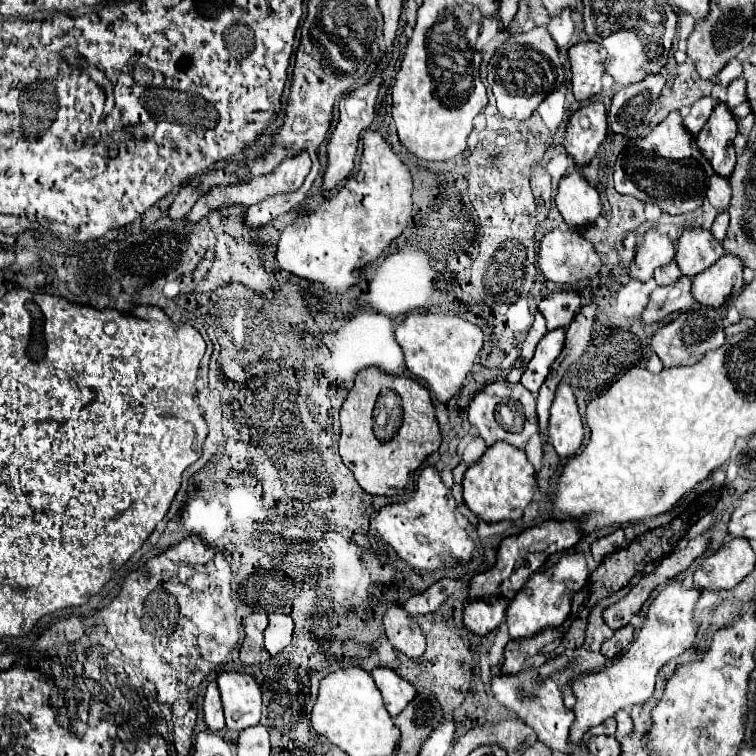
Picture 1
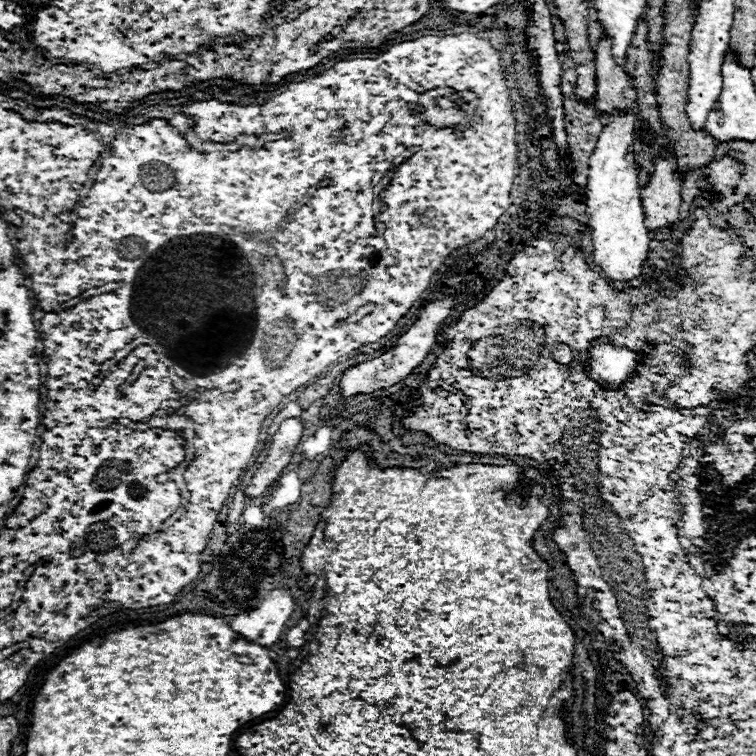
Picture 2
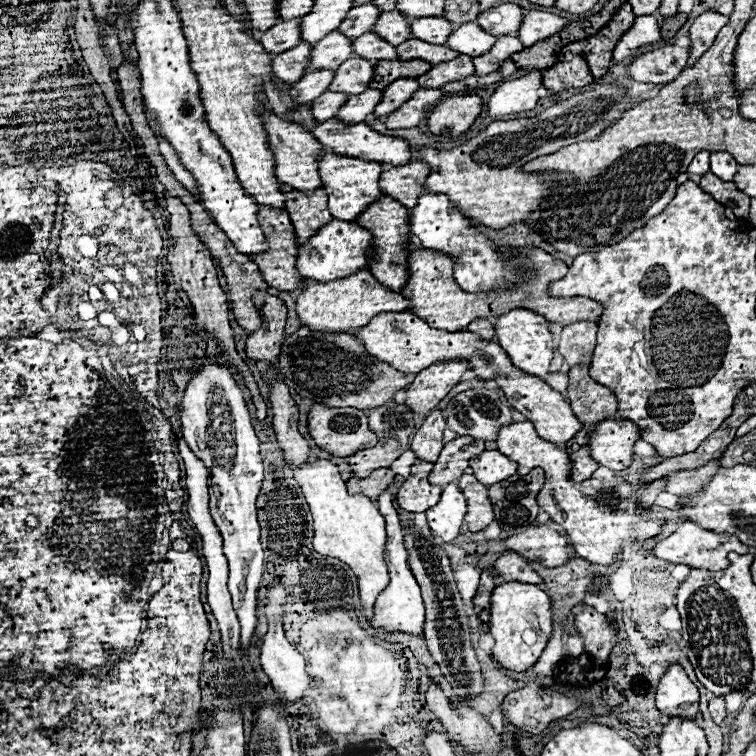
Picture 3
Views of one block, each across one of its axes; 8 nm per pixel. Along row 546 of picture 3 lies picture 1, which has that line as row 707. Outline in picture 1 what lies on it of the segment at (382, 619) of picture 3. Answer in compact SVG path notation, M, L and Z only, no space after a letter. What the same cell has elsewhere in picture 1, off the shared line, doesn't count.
M374 668L372 678L374 678L378 690L382 692L386 710L390 712L392 718L396 718L398 712L404 710L406 704L410 704L412 698L416 696L414 686L410 682L406 682L404 678L400 678L390 668Z

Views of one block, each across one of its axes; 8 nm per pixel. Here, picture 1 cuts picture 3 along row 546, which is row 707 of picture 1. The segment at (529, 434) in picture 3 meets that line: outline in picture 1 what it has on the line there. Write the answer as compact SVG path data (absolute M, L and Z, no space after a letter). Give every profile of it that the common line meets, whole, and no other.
M670 580L650 604L646 622L636 634L634 642L614 662L608 662L602 672L584 674L574 680L576 722L570 730L572 744L580 744L588 728L602 724L606 718L614 716L622 708L644 704L654 694L654 682L656 682L658 670L664 664L668 664L672 658L688 650L696 638L694 606L698 598L700 598L700 592L696 588L686 590L680 580Z

